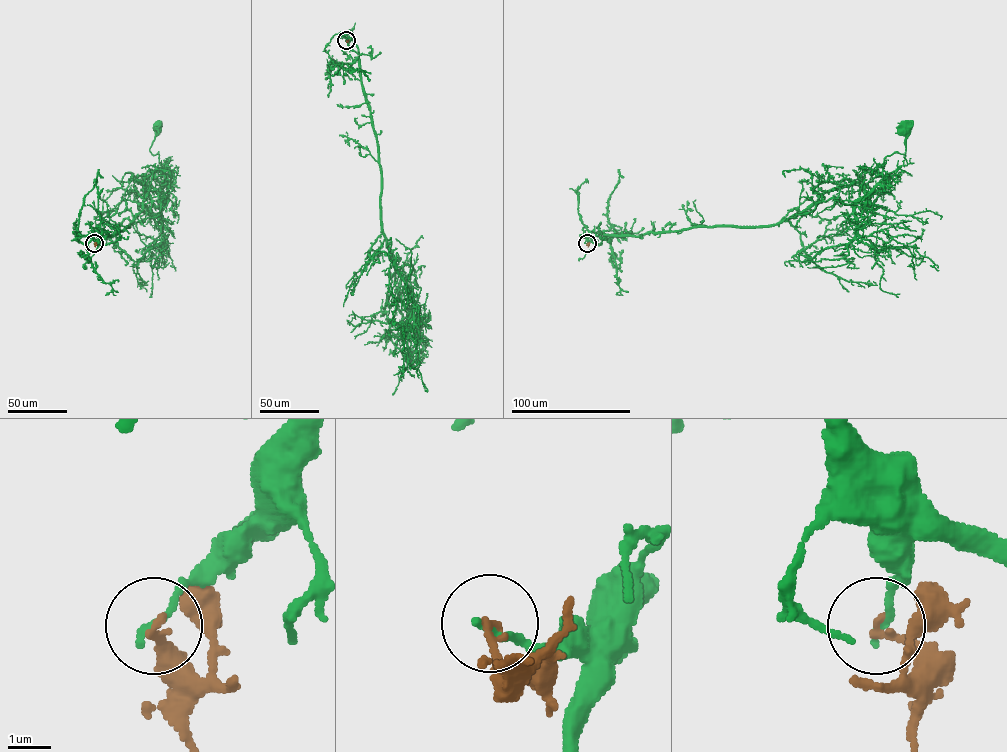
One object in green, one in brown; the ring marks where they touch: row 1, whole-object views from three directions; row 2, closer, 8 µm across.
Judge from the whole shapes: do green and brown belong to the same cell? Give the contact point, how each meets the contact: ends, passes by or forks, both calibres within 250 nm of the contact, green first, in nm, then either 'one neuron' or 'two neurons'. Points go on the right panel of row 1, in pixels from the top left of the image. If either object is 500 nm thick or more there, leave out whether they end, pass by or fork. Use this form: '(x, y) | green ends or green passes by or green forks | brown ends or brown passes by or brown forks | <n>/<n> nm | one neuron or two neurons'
(587, 243) | green ends | brown ends | 180/200 nm | two neurons

